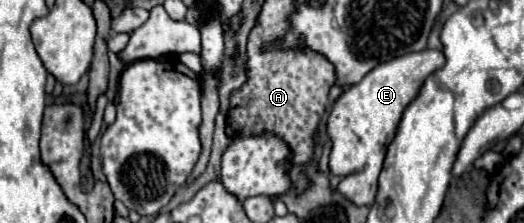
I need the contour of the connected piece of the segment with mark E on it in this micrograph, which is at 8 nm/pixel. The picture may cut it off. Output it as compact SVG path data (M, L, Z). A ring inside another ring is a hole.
M423 49L419 53L401 55L387 63L381 63L369 71L361 83L351 85L333 105L327 119L327 135L333 141L329 169L333 175L347 175L337 191L347 195L355 205L371 205L379 189L379 175L383 169L383 157L387 147L395 139L403 111L419 95L419 87L427 75L443 67L445 55L439 49ZM365 171L365 173L355 173ZM355 173L355 175L351 175Z

